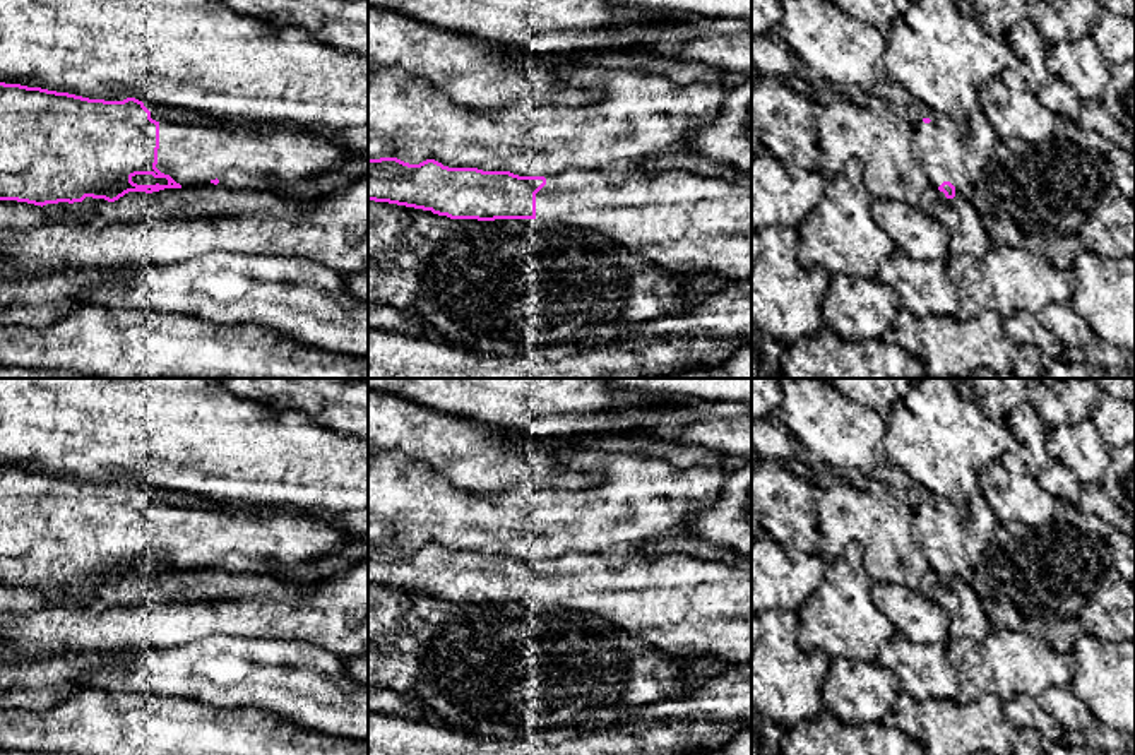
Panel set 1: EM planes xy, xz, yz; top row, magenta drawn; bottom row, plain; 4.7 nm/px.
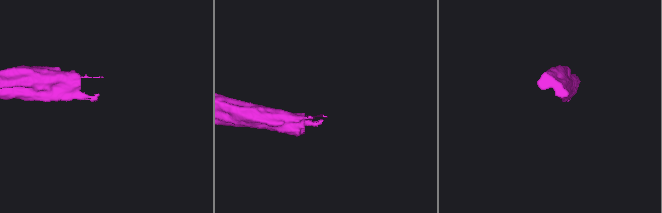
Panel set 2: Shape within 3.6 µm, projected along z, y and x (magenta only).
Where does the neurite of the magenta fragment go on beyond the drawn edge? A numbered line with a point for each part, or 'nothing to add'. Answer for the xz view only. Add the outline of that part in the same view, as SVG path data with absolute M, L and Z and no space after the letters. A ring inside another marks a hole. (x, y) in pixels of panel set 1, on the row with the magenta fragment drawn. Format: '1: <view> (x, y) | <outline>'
1: xz (680, 221) | M639 161L615 163L606 169L568 169L558 175L544 176L546 185L536 193L536 219L544 223L570 224L584 229L591 229L615 241L616 245L639 253L645 260L663 267L671 274L686 274L692 270L714 272L726 277L731 282L752 281L752 188L721 178L709 178L693 175L681 169L669 171L647 171Z

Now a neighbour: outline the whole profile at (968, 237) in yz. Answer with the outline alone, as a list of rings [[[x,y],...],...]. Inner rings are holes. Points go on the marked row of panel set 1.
[[[930,187],[923,193],[919,207],[948,229],[950,255],[981,257],[993,245],[971,199],[955,195],[945,202],[938,192]]]

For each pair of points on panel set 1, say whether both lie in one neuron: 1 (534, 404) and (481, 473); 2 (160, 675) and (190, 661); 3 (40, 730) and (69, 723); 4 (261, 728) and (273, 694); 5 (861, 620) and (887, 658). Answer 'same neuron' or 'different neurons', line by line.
1: different neurons
2: same neuron
3: same neuron
4: different neurons
5: different neurons

